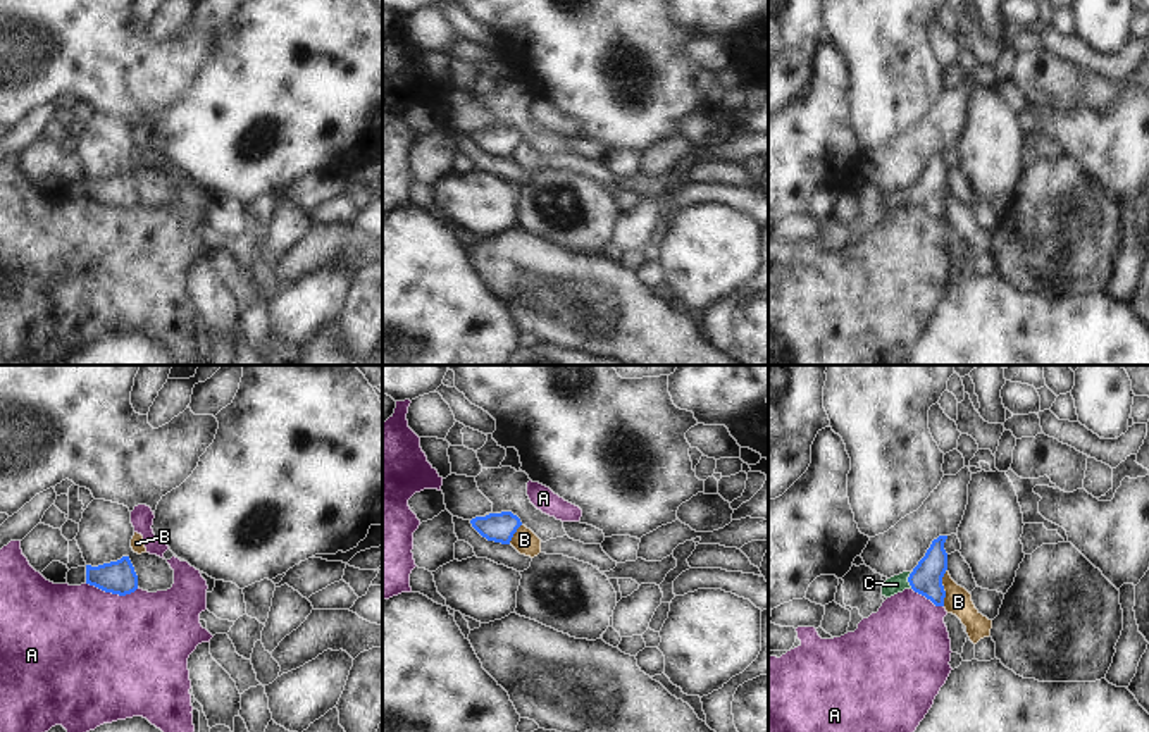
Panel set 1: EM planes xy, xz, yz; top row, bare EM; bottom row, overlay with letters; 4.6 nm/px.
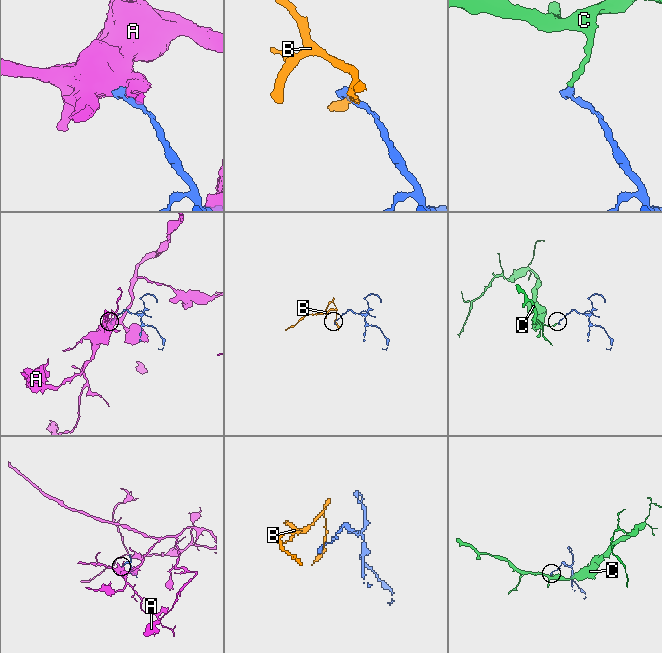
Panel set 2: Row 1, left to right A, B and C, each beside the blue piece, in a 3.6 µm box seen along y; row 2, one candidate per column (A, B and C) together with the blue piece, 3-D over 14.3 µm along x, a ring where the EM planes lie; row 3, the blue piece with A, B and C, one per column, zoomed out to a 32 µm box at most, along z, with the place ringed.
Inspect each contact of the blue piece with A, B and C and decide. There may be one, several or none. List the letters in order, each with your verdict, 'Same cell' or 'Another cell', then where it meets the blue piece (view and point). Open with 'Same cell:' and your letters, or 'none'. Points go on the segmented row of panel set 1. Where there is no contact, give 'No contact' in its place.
Same cell: C
A: Another cell. Touches blue at xy (112, 593)
B: Another cell. Touches blue at yz (943, 588)
C: Same cell. Touches blue at yz (908, 581)

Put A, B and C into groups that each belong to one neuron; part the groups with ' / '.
A / B / C

